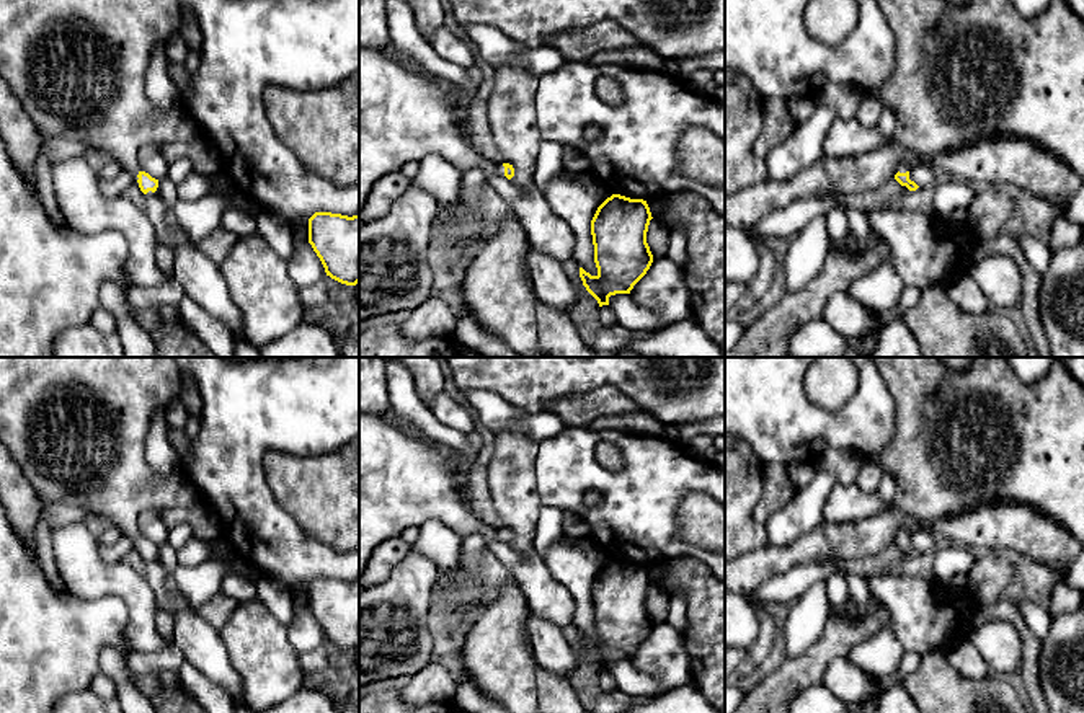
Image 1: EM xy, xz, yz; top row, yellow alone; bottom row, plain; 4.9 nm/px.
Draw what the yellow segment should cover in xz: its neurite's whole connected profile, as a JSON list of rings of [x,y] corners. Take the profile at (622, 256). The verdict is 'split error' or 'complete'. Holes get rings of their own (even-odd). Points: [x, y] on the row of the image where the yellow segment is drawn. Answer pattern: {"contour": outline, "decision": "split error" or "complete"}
{"contour": [[[612,194],[598,207],[591,220],[598,274],[580,268],[580,277],[599,307],[609,305],[611,295],[630,294],[650,269],[653,255],[646,232],[651,219],[646,201],[620,194]]], "decision": "complete"}

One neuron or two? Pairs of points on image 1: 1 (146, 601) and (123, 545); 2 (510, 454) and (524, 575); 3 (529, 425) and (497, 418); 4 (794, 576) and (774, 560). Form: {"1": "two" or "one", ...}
{"1": "two", "2": "two", "3": "one", "4": "two"}

